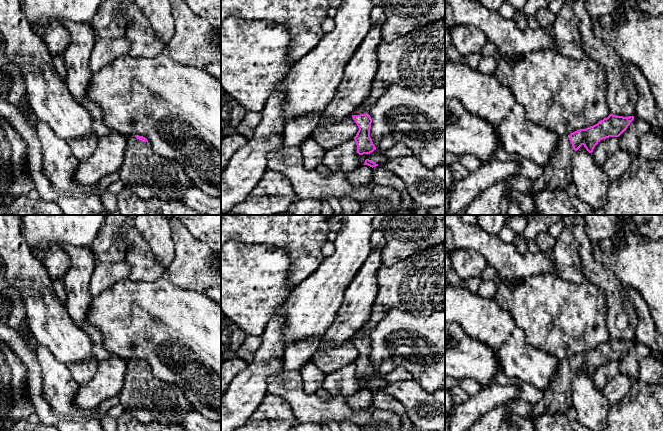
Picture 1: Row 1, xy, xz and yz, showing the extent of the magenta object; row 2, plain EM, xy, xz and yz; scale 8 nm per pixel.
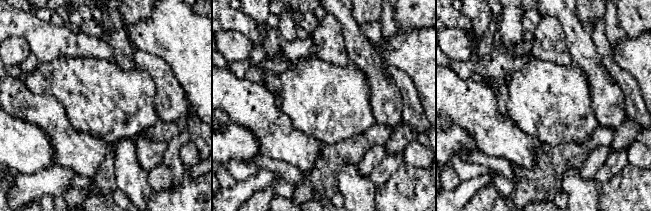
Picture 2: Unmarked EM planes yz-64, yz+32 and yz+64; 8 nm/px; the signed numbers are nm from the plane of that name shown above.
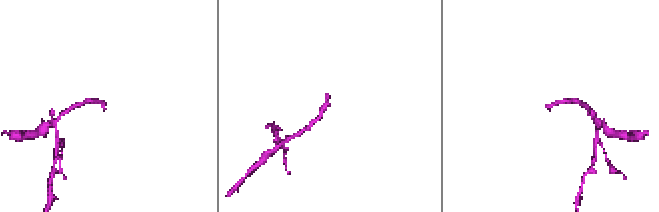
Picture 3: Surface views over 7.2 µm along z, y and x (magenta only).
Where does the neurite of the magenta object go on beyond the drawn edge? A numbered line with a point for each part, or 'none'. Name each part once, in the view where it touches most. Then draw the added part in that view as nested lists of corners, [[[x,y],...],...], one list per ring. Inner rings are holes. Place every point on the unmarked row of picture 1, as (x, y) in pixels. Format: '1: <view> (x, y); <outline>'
1: xz (416, 284); [[[445,244],[432,245],[421,249],[390,267],[382,265],[377,272],[377,279],[378,292],[372,307],[371,317],[352,339],[367,337],[366,332],[375,327],[392,309],[406,311],[414,316],[429,316],[434,312],[445,309]]]

